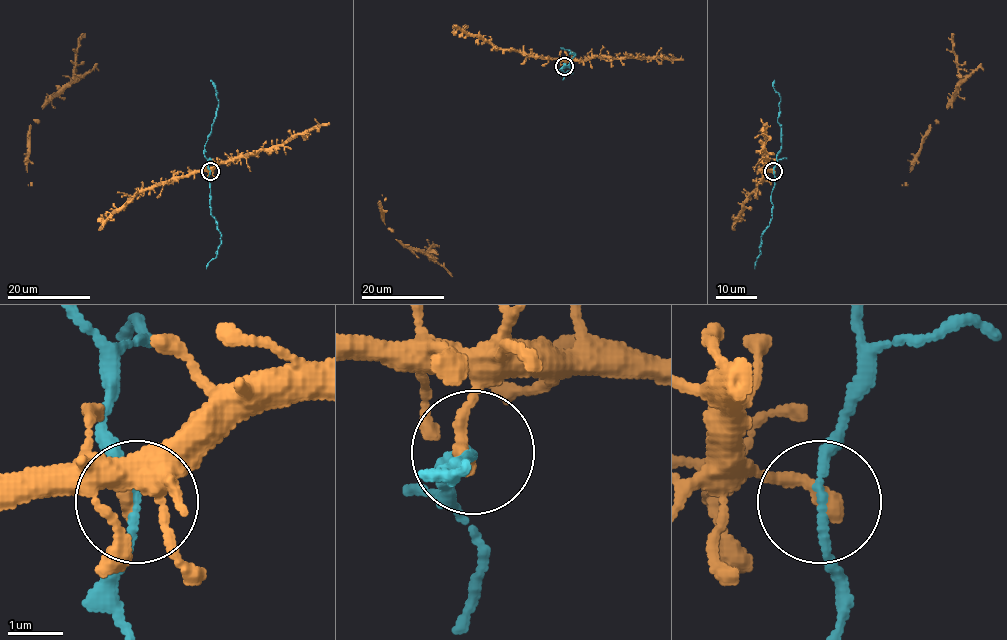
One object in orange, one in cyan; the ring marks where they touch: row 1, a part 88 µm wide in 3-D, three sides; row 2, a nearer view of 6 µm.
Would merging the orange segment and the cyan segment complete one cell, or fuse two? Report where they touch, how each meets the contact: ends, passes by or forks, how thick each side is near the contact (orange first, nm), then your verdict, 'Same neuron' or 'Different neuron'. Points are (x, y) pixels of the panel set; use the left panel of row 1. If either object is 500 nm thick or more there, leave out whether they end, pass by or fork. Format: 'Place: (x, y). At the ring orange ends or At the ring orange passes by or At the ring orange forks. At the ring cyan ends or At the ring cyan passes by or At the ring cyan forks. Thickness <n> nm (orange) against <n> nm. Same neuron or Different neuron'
Place: (210, 171). At the ring orange ends. At the ring cyan passes by. Thickness 360 nm (orange) against 130 nm. Same neuron

